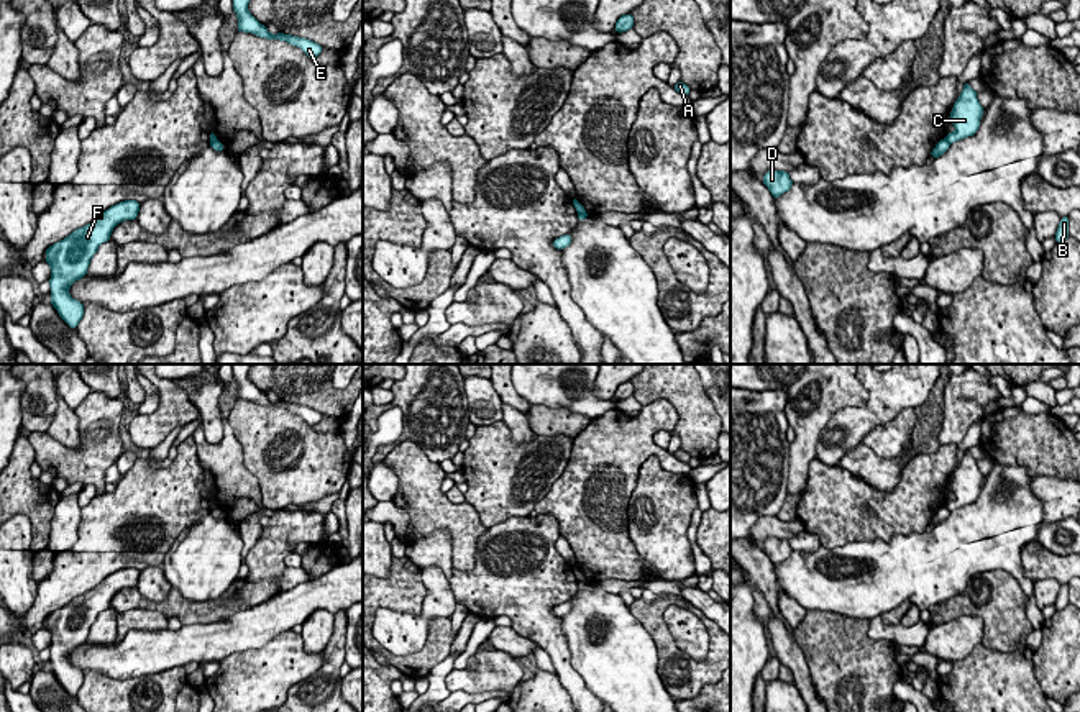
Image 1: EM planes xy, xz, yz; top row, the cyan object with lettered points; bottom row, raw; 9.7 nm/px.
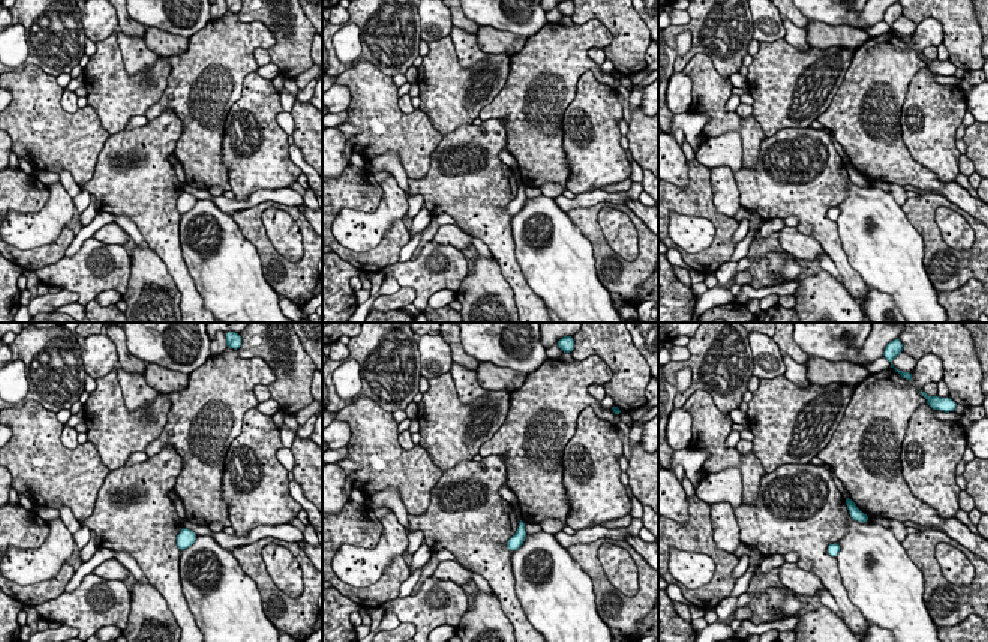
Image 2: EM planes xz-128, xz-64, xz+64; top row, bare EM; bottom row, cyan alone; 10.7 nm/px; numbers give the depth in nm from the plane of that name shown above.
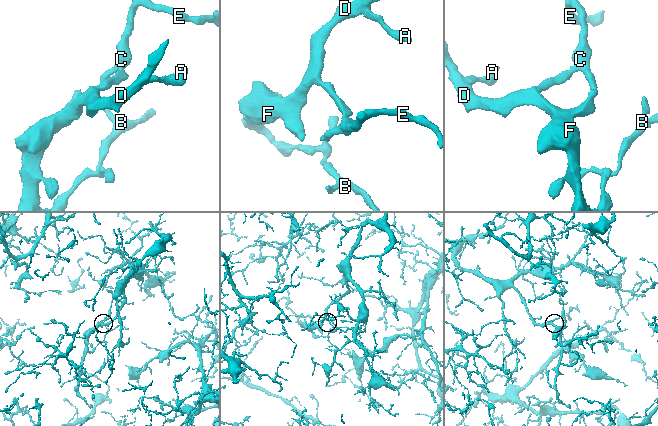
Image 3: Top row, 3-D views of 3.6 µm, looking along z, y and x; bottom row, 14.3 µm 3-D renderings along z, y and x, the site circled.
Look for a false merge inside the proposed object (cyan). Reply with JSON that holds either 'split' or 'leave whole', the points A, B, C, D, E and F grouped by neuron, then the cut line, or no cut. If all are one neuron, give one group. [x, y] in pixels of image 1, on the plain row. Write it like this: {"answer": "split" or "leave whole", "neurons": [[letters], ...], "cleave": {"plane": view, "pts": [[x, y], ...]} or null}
{"answer": "split", "neurons": [["A", "B", "D", "F"], ["C", "E"]], "cleave": {"plane": "yz", "pts": [[946, 506], [951, 511]]}}

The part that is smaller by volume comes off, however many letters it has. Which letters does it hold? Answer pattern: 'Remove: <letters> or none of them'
Remove: C, E

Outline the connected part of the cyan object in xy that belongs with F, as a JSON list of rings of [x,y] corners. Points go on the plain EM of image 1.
[[[136,568],[112,573],[94,589],[44,618],[51,633],[51,673],[71,696],[77,696],[85,673],[71,664],[69,655],[87,641],[90,627],[98,614],[110,607],[113,596],[125,587],[138,586],[140,573]]]

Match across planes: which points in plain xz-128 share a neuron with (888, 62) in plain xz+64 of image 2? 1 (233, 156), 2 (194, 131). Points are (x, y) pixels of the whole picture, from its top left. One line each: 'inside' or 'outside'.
1: outside
2: inside

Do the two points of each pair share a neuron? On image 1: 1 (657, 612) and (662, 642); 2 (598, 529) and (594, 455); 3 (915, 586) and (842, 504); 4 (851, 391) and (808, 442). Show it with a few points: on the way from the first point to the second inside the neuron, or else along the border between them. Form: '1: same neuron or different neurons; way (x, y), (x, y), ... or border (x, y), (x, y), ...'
1: same neuron; way (657, 619), (657, 629), (662, 635)
2: same neuron; way (594, 511), (594, 473)
3: different neurons; border (911, 532), (836, 548)
4: same neuron; way (836, 396), (808, 427)

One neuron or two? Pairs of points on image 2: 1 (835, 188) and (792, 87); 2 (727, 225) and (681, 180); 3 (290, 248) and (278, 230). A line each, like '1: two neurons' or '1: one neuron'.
1: two neurons
2: two neurons
3: one neuron

